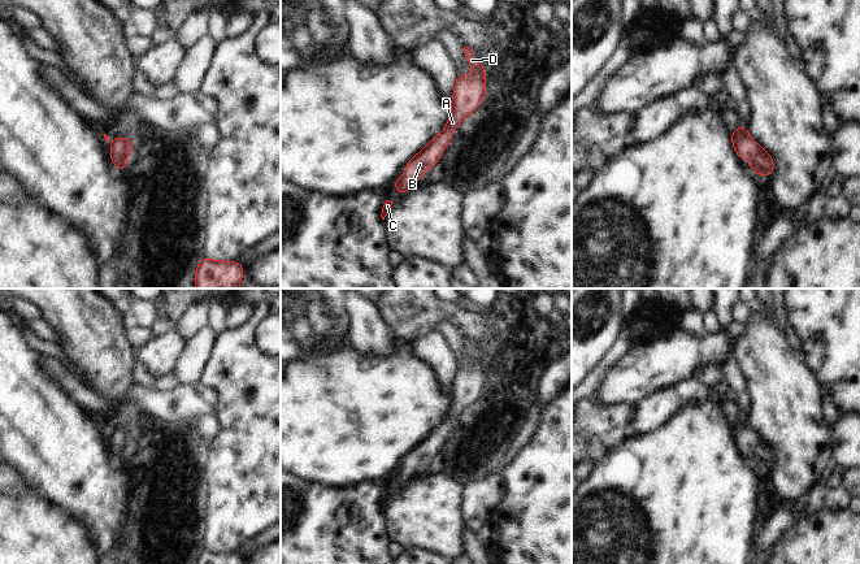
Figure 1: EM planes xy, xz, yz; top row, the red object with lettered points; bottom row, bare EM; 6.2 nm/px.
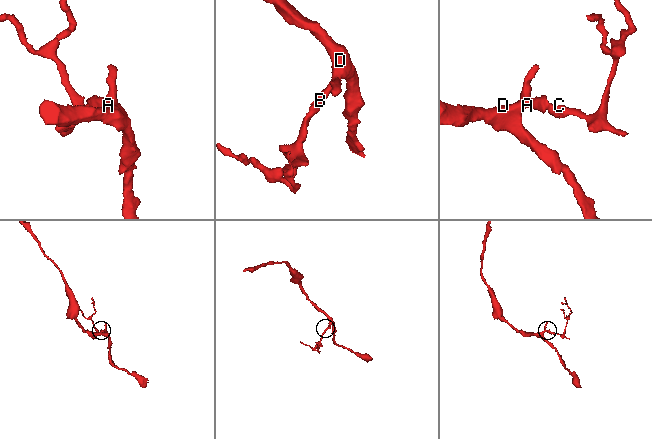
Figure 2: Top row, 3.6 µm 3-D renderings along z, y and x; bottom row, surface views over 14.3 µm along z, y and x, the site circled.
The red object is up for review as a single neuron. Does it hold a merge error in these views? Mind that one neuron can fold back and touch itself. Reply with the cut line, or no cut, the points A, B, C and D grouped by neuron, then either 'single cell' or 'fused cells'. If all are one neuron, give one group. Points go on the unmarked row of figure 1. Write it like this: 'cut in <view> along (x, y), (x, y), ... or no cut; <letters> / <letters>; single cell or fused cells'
no cut; A B C D; single cell

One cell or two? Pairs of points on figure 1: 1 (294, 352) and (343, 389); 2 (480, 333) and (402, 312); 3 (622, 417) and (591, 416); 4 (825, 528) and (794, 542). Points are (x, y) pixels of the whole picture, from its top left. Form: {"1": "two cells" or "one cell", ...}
{"1": "two cells", "2": "one cell", "3": "one cell", "4": "one cell"}

